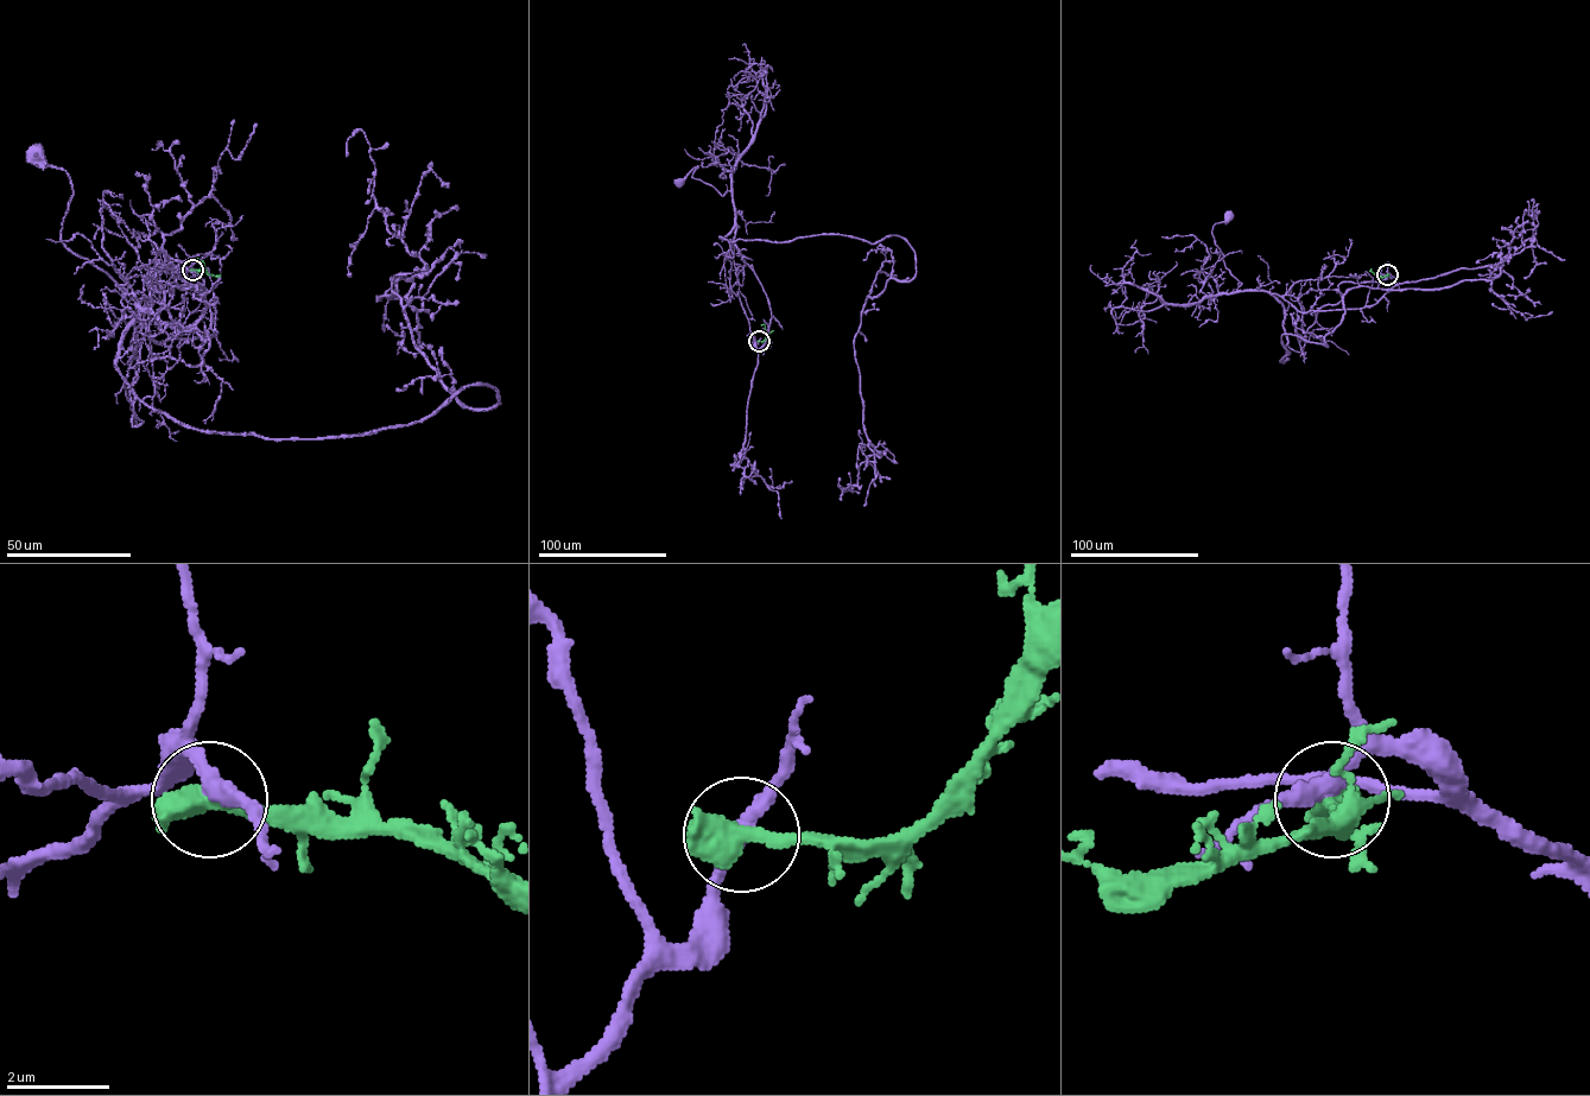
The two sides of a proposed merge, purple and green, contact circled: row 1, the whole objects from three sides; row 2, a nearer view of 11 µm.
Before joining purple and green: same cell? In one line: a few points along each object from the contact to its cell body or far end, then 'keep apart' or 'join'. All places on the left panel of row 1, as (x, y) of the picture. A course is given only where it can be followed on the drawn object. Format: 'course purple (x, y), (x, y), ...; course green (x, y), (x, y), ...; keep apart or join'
course purple (192, 268), (183, 278), (216, 334), (158, 343), (146, 301), (62, 240), (71, 182), (37, 151); course green (192, 270), (207, 272), (204, 263), (195, 257); keep apart

